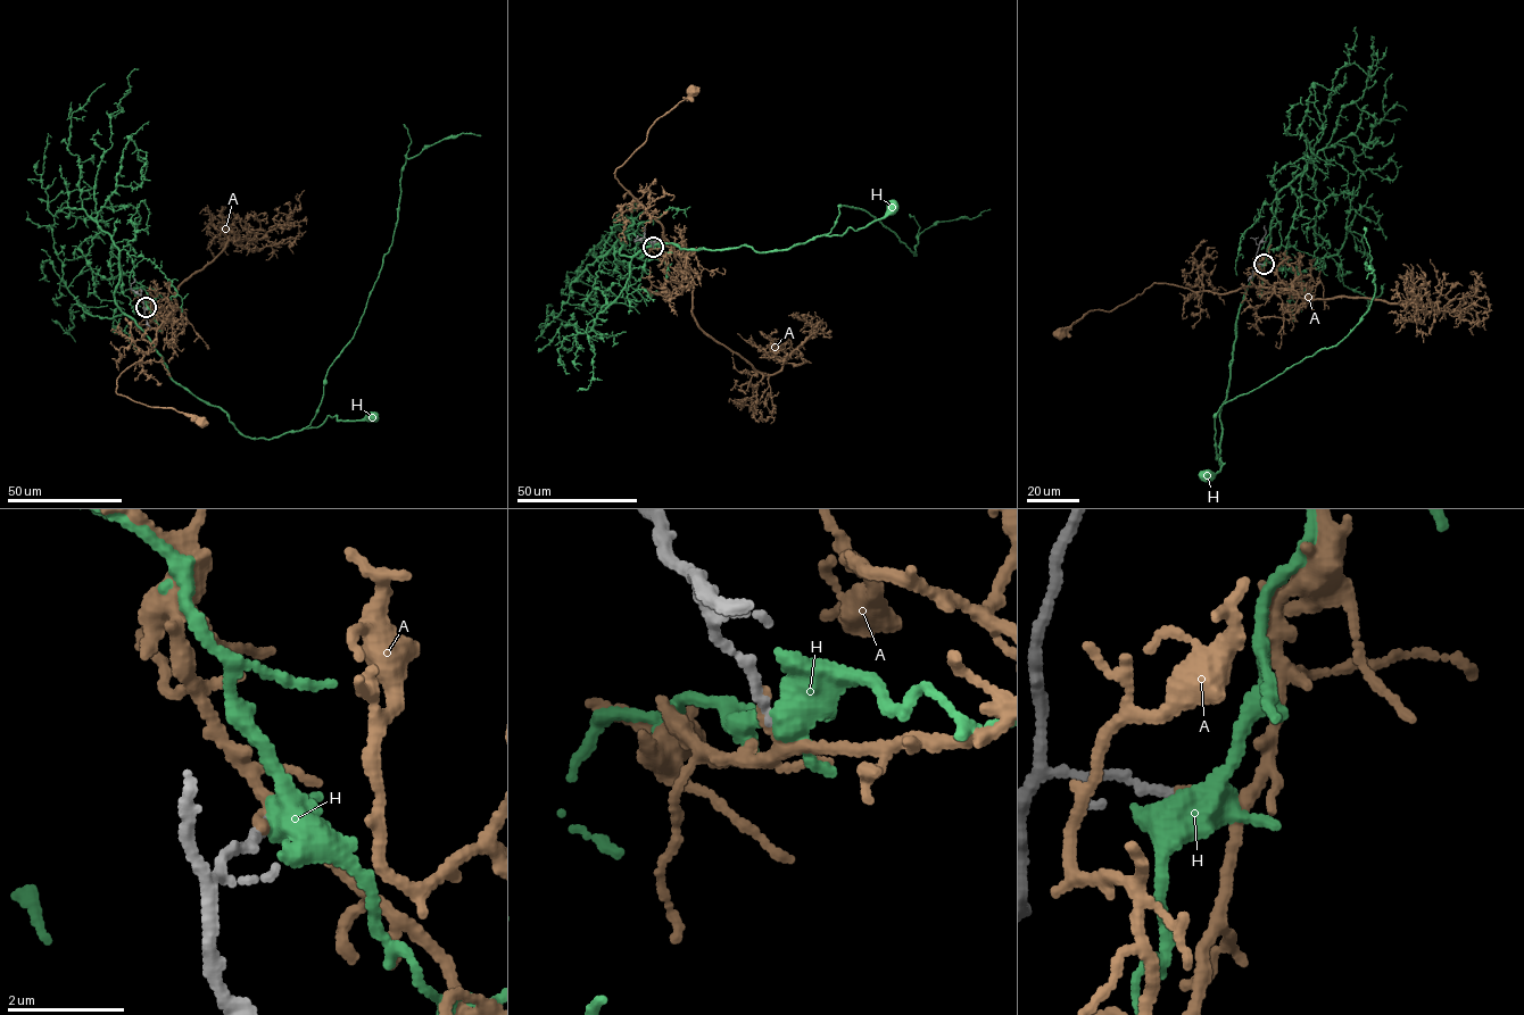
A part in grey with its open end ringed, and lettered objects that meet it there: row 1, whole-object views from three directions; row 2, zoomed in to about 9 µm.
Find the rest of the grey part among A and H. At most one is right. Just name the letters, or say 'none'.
none

